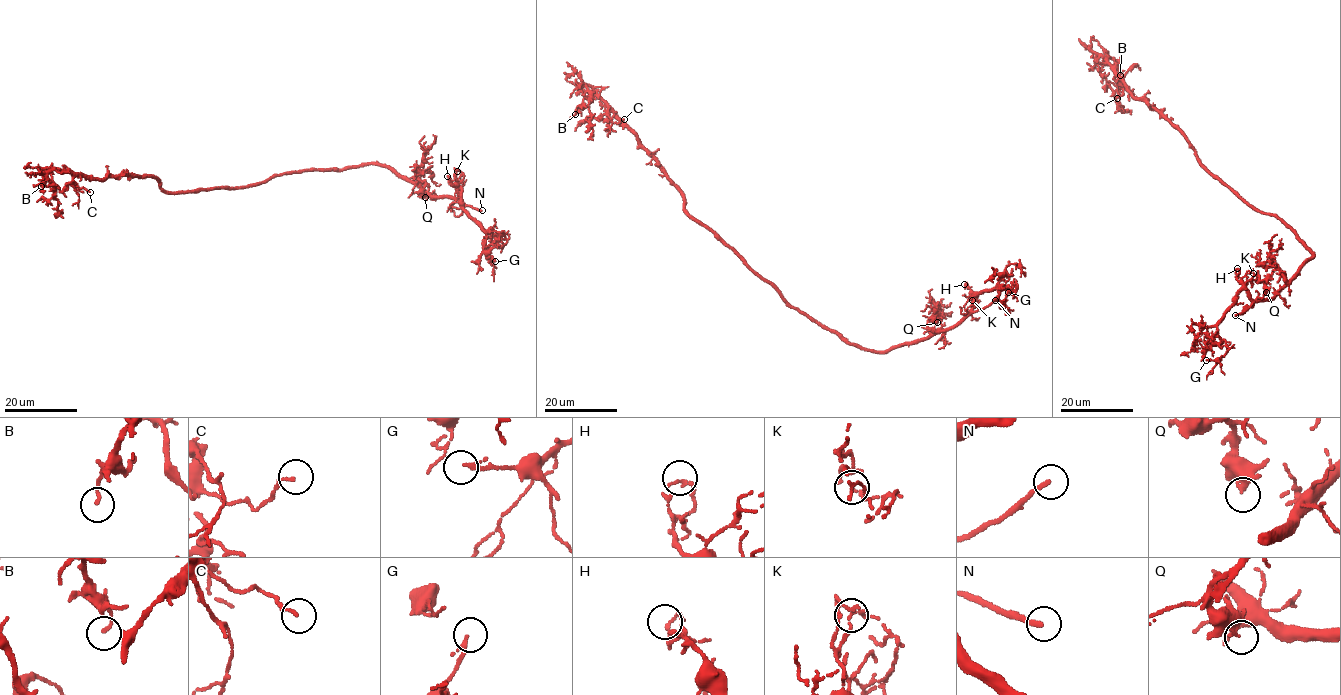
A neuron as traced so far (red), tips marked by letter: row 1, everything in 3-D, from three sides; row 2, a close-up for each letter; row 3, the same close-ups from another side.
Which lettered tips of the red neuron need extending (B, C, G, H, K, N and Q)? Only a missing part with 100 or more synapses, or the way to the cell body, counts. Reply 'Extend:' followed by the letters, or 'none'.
Extend: N

